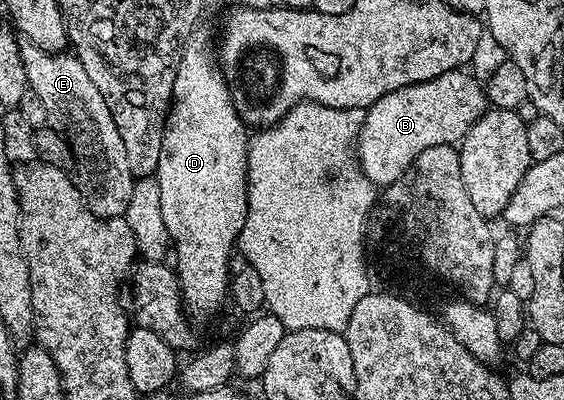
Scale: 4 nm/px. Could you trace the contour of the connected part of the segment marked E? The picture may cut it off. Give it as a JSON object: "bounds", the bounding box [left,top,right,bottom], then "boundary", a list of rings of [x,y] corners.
{"bounds":[22,43,136,217],"boundary":[[[26,43],[22,45],[22,58],[28,71],[29,92],[40,95],[44,102],[46,124],[60,131],[72,147],[72,173],[82,201],[97,217],[123,216],[132,199],[136,178],[128,167],[124,139],[120,139],[120,131],[116,131],[116,123],[112,119],[112,111],[108,111],[108,103],[104,103],[104,95],[100,95],[96,83],[88,79],[88,71],[84,71],[73,55],[45,53],[43,49]]]}

